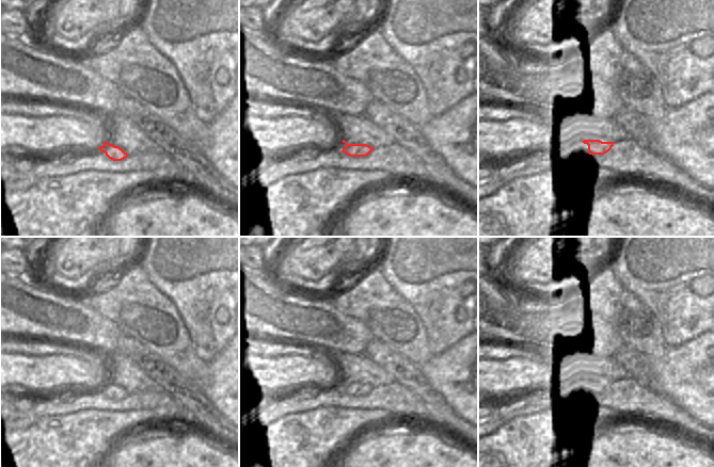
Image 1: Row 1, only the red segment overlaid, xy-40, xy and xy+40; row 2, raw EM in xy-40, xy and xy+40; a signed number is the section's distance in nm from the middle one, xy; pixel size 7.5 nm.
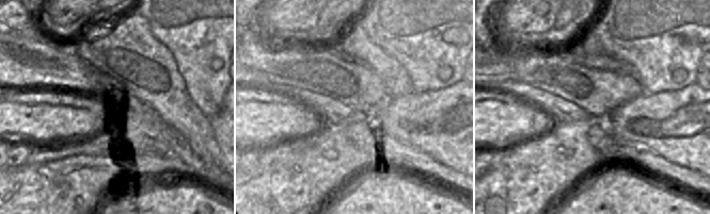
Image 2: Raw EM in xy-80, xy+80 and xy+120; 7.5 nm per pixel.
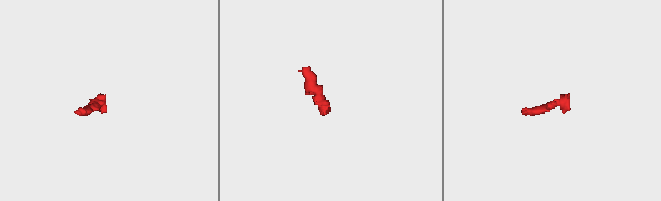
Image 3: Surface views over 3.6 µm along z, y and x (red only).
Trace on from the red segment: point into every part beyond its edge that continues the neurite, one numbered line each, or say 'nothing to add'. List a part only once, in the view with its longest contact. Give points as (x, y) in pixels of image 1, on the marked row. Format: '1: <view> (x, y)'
nothing to add

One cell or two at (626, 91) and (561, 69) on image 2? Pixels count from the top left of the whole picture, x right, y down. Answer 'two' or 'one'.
one

